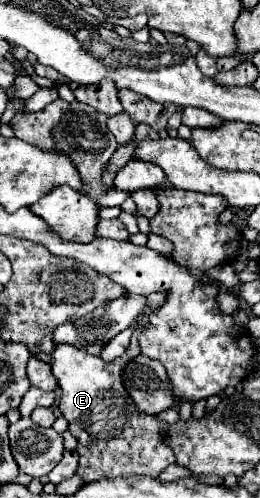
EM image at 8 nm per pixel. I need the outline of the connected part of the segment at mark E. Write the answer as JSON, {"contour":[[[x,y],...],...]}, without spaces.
{"contour":[[[58,343],[52,351],[50,367],[62,389],[60,411],[70,423],[68,431],[78,439],[80,465],[76,475],[86,481],[134,475],[158,477],[168,465],[176,463],[172,447],[162,439],[168,425],[154,415],[140,415],[132,399],[128,399],[120,379],[126,363],[126,357],[104,361],[68,343]]]}

